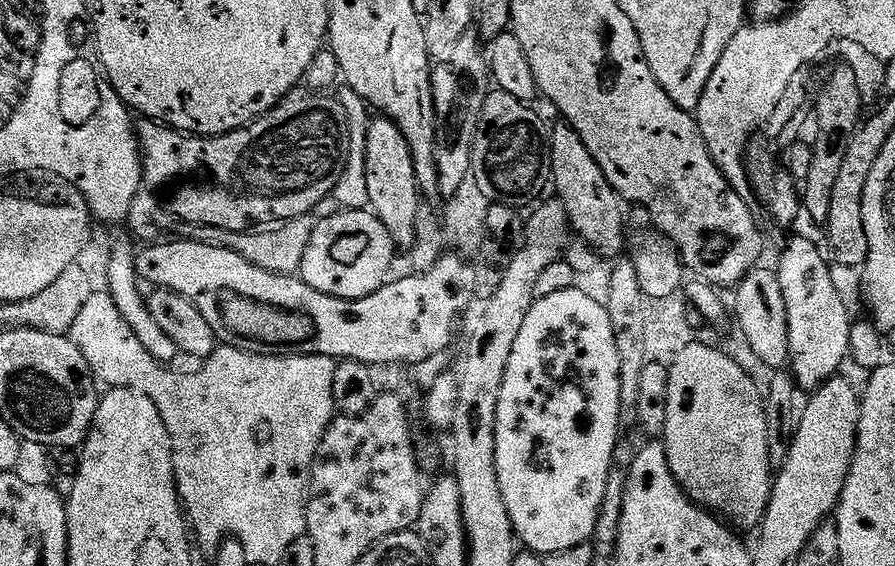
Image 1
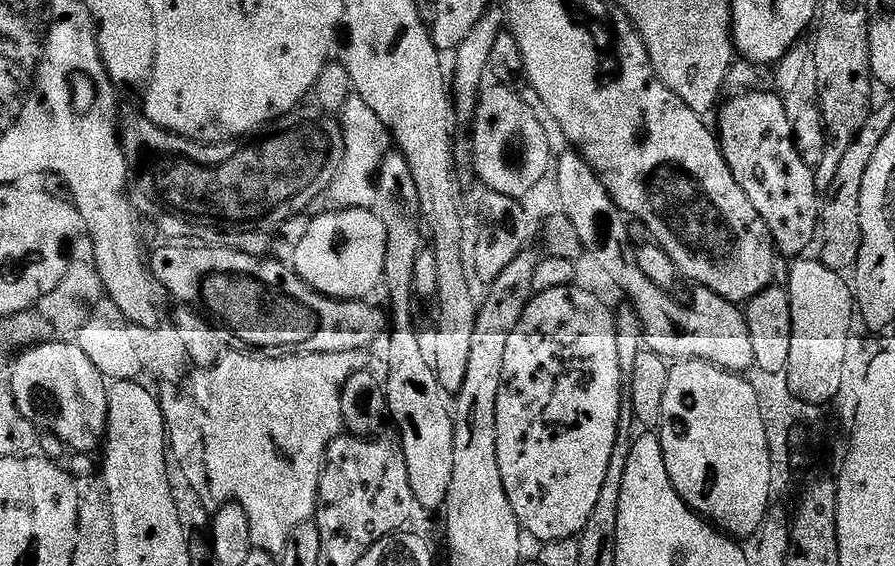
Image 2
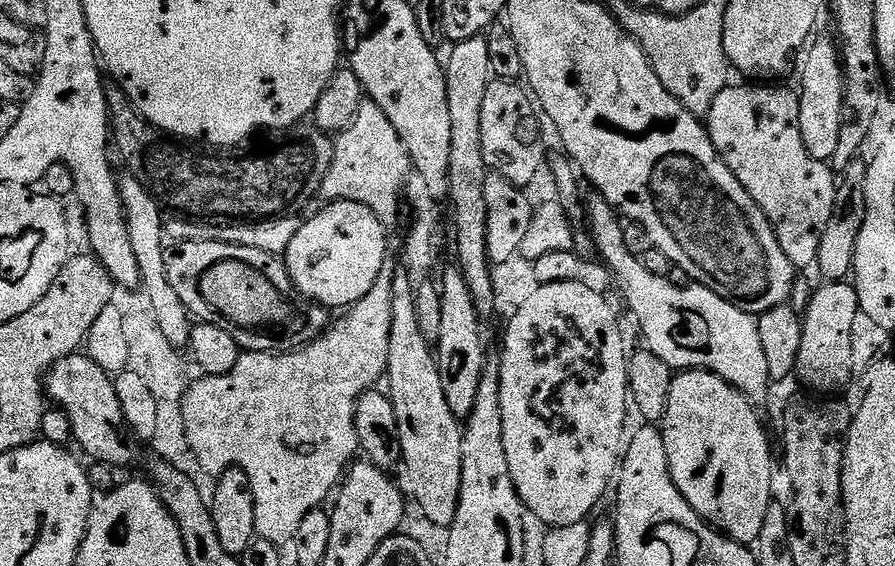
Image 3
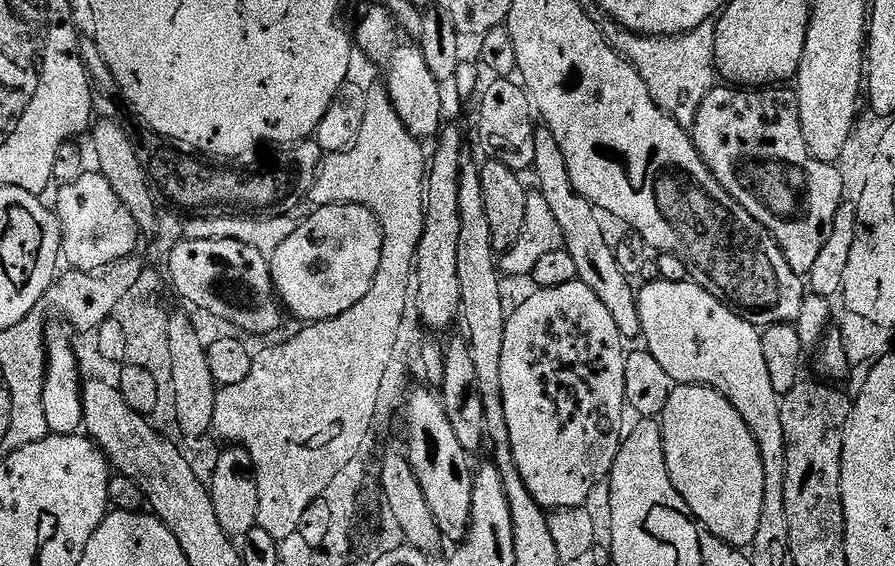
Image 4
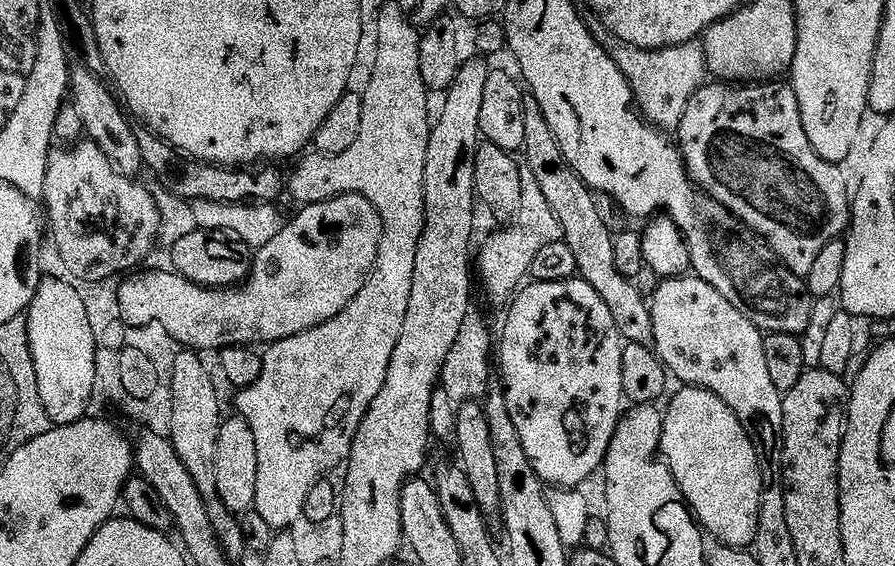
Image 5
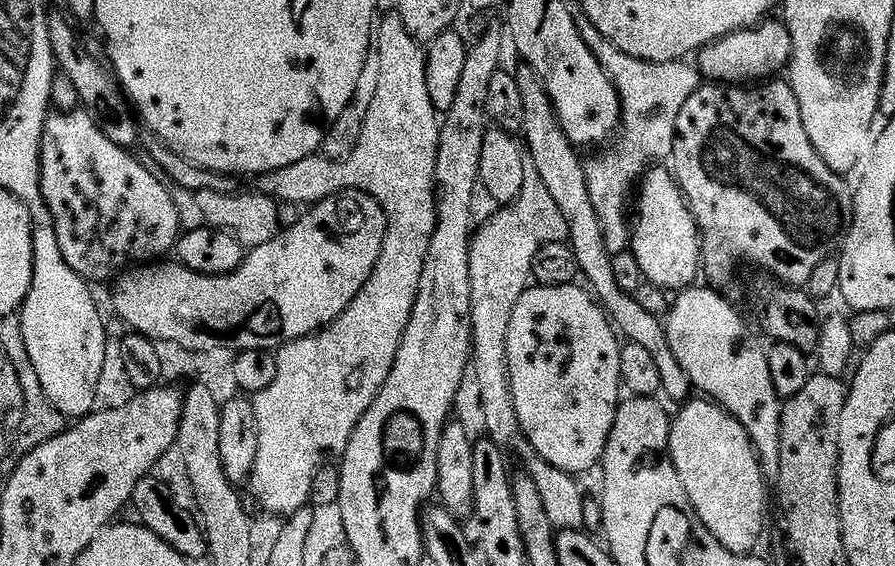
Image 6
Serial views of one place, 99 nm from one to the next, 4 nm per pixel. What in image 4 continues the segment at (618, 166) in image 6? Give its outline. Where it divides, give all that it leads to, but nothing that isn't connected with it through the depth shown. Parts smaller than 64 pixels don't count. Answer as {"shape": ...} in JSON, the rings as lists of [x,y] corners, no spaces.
{"shape":[[[608,18],[600,24],[606,42],[615,52],[626,57],[642,74],[648,83],[650,98],[664,112],[668,112],[680,124],[690,126],[696,121],[698,106],[717,83],[716,59],[714,58],[714,38],[716,37],[716,20],[702,22],[681,36],[642,36]]]}

